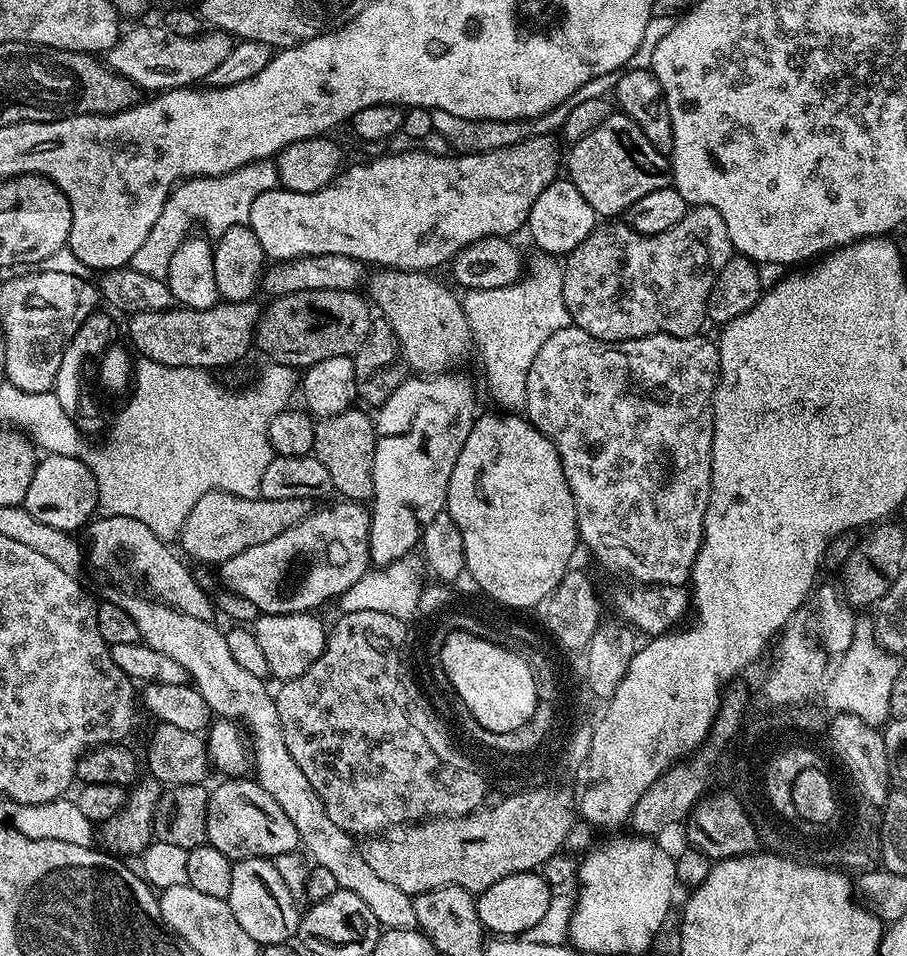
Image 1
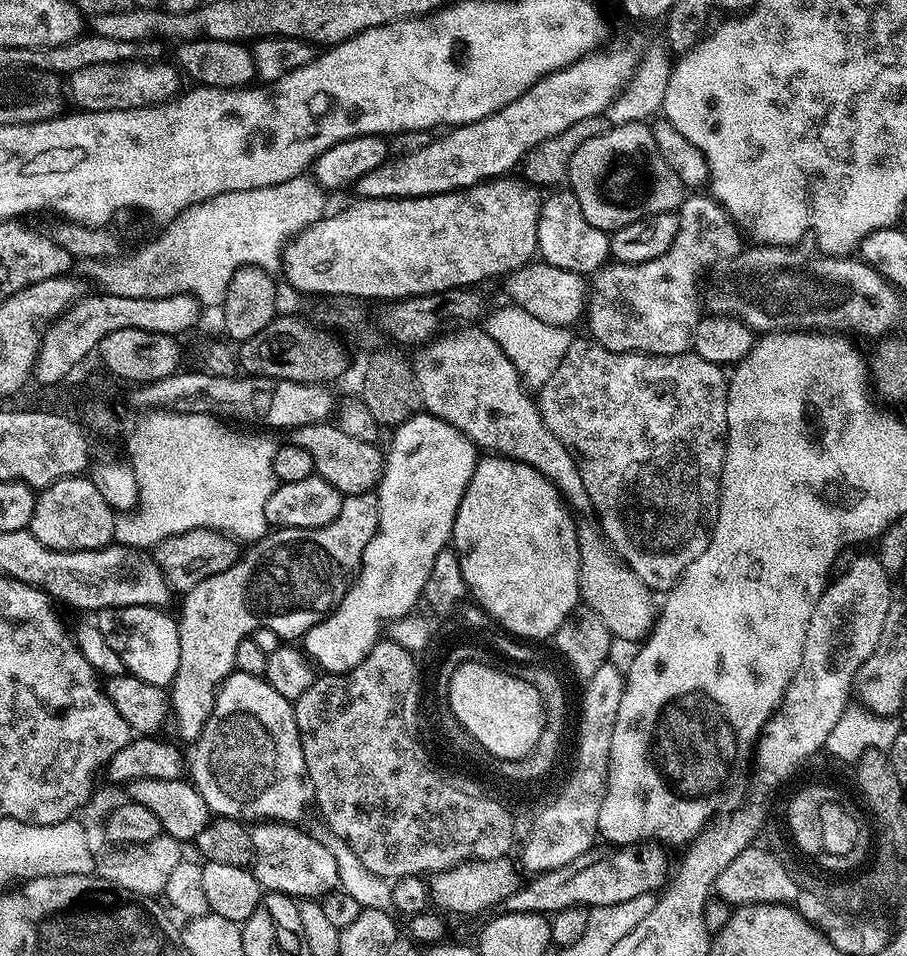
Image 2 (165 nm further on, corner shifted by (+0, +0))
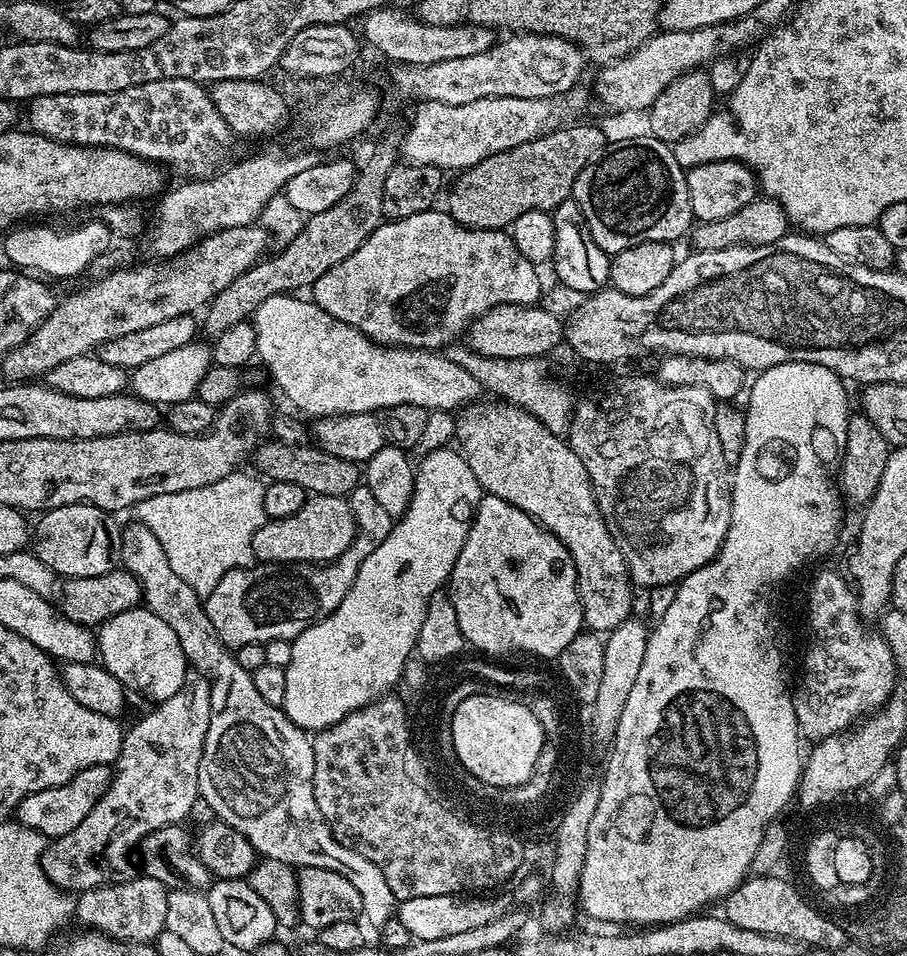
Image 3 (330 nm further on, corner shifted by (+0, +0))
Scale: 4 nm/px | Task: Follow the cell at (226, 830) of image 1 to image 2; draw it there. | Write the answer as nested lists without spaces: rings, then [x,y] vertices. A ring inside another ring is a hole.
[[[257,823],[251,829],[256,850],[254,873],[261,889],[280,892],[297,901],[319,901],[327,892],[335,892],[340,888],[338,862],[334,862],[334,854],[323,839],[315,840],[301,830],[301,827],[292,824]]]

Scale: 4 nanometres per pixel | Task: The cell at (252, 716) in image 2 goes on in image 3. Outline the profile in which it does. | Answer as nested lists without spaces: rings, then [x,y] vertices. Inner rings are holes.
[[[131,522],[132,524],[124,524],[120,535],[120,562],[119,567],[124,569],[138,580],[143,592],[143,603],[146,607],[162,618],[174,634],[177,635],[178,642],[181,643],[187,663],[191,665],[197,673],[203,674],[210,678],[212,689],[210,690],[210,726],[206,730],[206,742],[202,750],[202,762],[198,766],[198,786],[200,787],[200,800],[208,803],[208,808],[213,812],[215,819],[222,824],[230,825],[234,830],[238,830],[238,834],[242,834],[250,842],[250,846],[254,846],[254,850],[264,858],[269,860],[277,860],[278,862],[286,862],[292,865],[296,870],[301,868],[321,868],[322,870],[334,870],[338,874],[342,874],[342,878],[347,878],[354,890],[358,890],[358,894],[362,898],[362,916],[373,924],[373,929],[379,928],[388,920],[393,919],[398,912],[398,901],[394,893],[390,890],[390,886],[386,886],[386,878],[382,874],[382,870],[378,870],[378,866],[374,866],[374,862],[370,862],[366,858],[362,858],[362,854],[358,854],[354,850],[350,850],[346,846],[342,846],[342,842],[338,842],[338,838],[334,838],[334,834],[330,830],[330,826],[322,818],[322,810],[318,810],[318,802],[314,802],[314,750],[312,749],[312,740],[309,733],[305,732],[294,722],[290,722],[290,718],[284,713],[283,707],[275,708],[270,706],[270,702],[266,702],[266,698],[262,698],[262,694],[258,694],[258,689],[254,687],[252,681],[252,673],[242,670],[242,666],[238,666],[235,655],[229,650],[229,647],[220,641],[218,634],[214,630],[214,626],[208,617],[208,611],[204,608],[204,600],[189,584],[182,582],[182,578],[178,578],[178,574],[174,574],[174,566],[170,566],[170,562],[166,558],[166,550],[162,550],[162,546],[158,542],[158,538],[154,538],[154,534],[145,524],[139,522]]]

